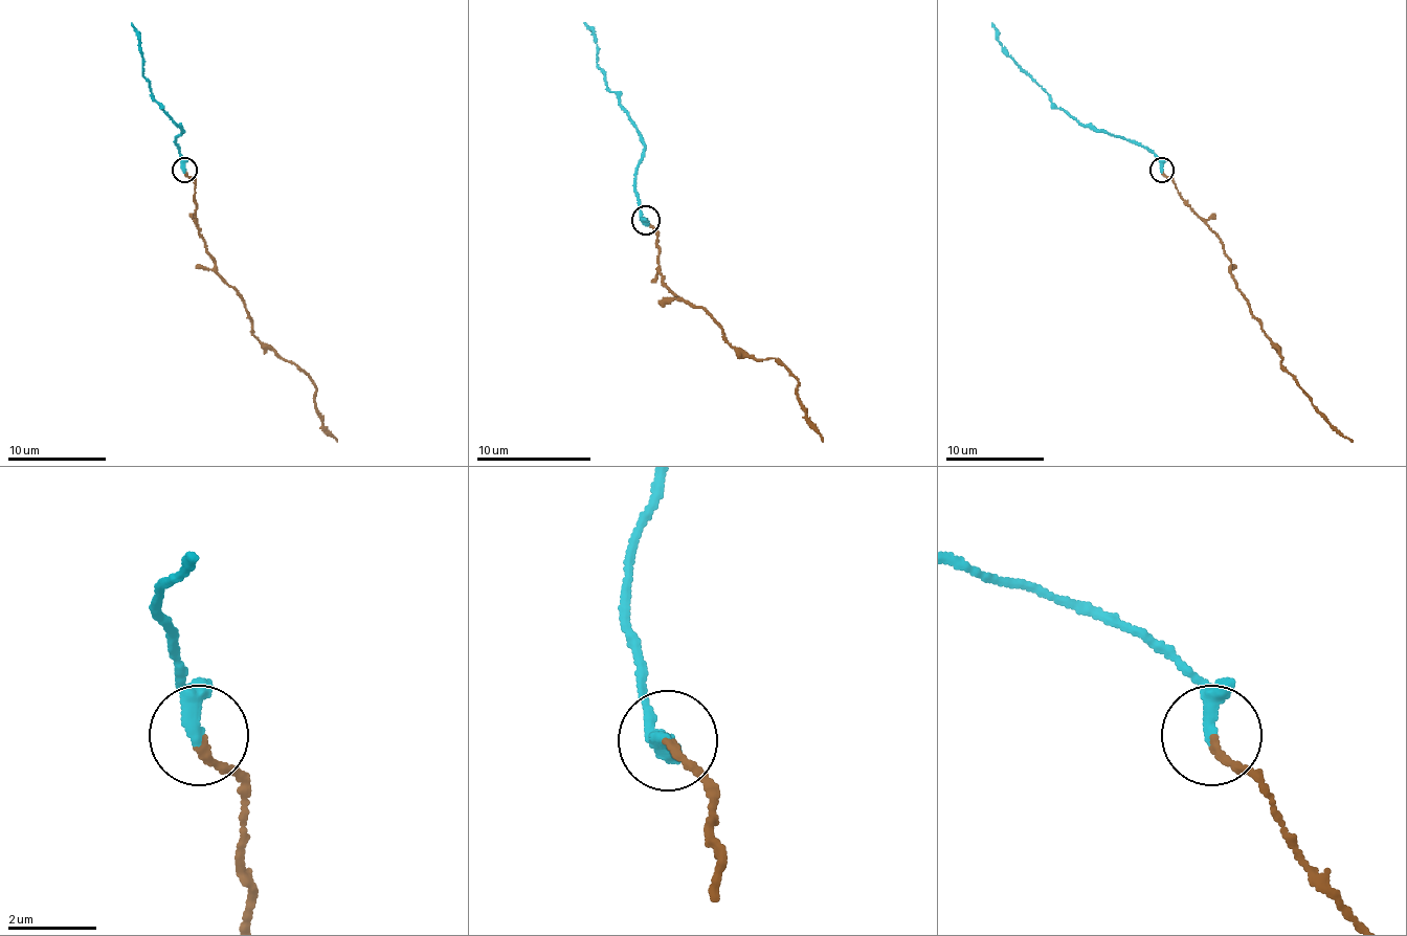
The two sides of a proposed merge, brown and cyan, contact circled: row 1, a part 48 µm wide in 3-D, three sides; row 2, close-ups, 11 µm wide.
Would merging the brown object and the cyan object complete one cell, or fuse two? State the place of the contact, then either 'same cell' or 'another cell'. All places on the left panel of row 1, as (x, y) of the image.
place (184, 170); same cell

